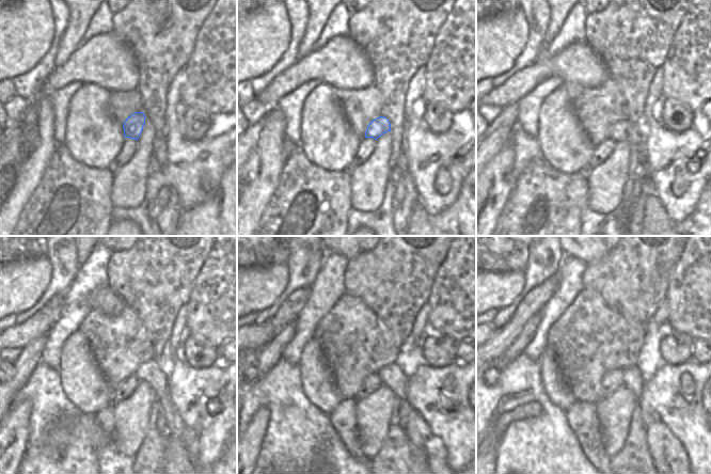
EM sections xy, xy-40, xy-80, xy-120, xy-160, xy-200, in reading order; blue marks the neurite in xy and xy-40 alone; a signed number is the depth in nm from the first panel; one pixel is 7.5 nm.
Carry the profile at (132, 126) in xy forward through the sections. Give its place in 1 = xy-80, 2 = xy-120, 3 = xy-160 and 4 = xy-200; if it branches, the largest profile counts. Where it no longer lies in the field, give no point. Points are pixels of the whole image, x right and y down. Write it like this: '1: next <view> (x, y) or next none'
1: next xy-80 (627, 131)
2: next xy-120 (149, 372)
3: next xy-160 (419, 435)
4: next xy-200 (667, 453)

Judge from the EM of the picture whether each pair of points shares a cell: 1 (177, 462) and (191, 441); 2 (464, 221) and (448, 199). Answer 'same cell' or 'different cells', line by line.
1: different cells
2: different cells

